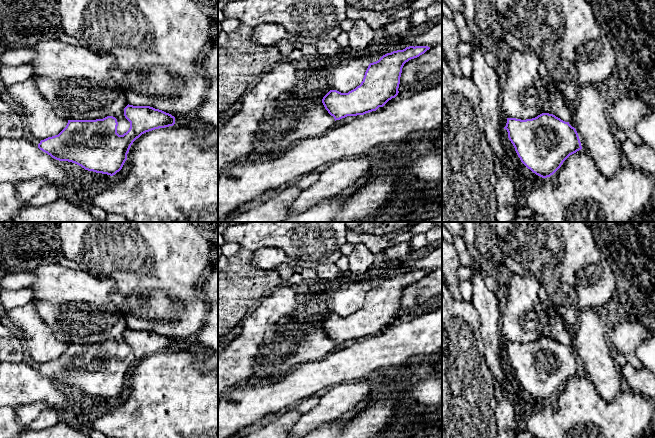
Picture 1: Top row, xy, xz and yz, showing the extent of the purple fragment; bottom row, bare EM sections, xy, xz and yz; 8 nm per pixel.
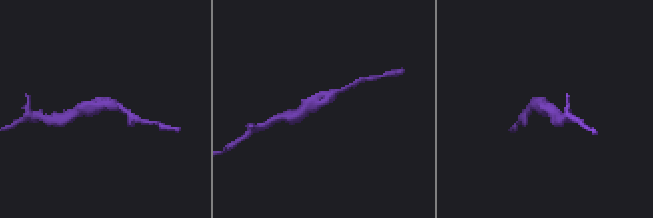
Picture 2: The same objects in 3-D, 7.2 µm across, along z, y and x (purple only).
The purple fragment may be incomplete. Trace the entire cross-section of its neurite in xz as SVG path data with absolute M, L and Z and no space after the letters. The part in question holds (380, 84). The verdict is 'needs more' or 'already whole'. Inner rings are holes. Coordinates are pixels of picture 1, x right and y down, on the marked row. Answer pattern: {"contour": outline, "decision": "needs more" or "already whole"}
{"contour": "M409 46L383 55L378 61L369 64L363 81L355 89L348 93L330 90L322 99L325 109L336 121L383 107L399 93L404 64L429 49L428 46Z", "decision": "already whole"}

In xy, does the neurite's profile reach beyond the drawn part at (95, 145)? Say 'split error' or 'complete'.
complete

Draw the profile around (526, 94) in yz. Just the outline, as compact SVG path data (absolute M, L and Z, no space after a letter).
M513 50L507 72L506 84L501 89L501 109L507 118L532 119L542 113L553 114L565 122L573 120L573 104L568 103L563 94L548 84L540 74L541 61L536 54Z

